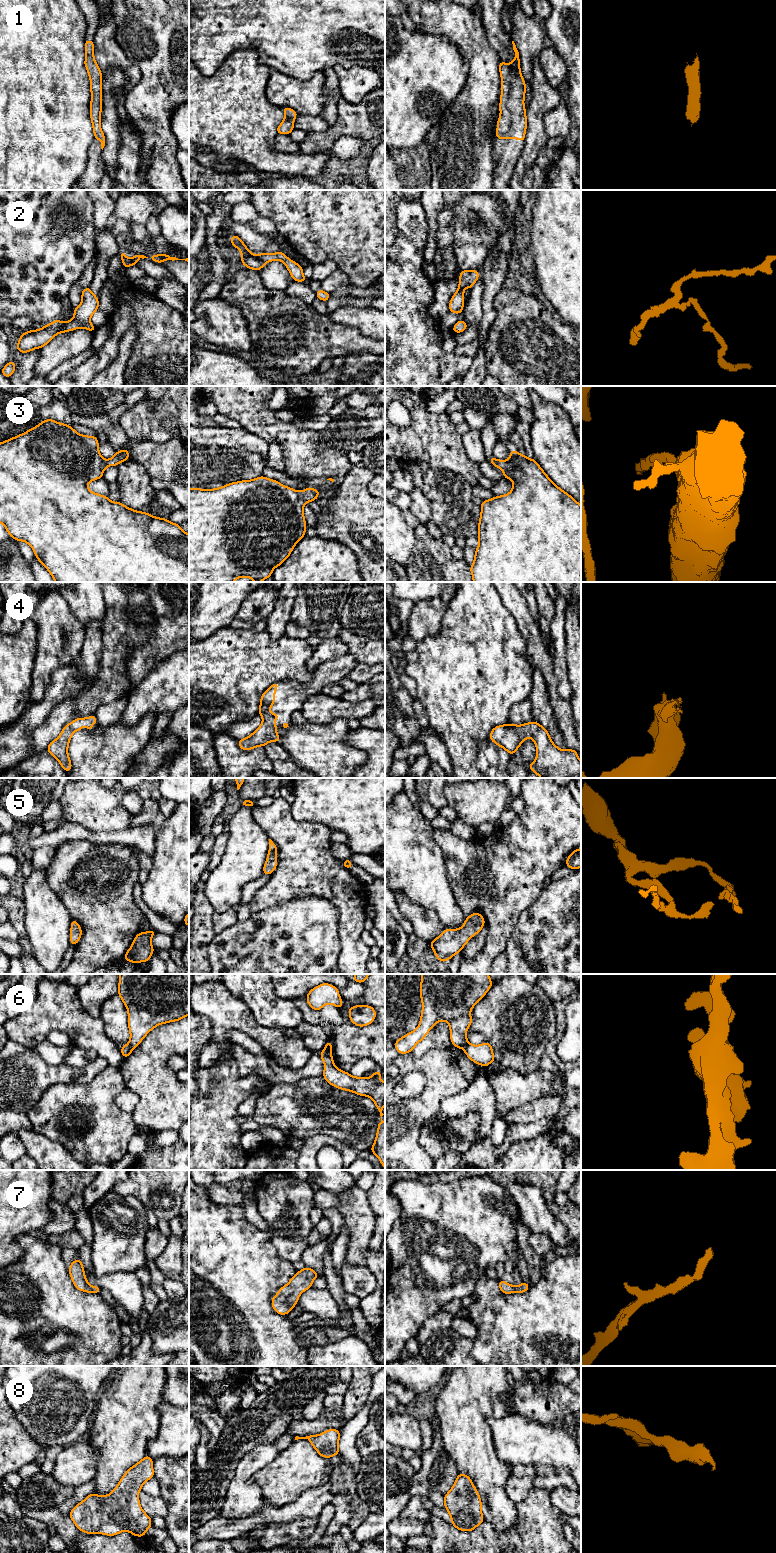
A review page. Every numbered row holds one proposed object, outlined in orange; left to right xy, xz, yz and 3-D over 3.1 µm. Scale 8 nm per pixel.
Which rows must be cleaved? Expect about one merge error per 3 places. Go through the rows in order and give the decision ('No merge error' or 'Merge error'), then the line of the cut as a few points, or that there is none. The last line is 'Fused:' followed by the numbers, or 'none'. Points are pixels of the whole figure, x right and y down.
1: No merge error. No split
2: No merge error. No split
3: No merge error. No split
4: No merge error. No split
5: No merge error. No split
6: Merge error. Split along xz (323, 1050), (331, 1057)
7: No merge error. No split
8: No merge error. No split
Fused: 6

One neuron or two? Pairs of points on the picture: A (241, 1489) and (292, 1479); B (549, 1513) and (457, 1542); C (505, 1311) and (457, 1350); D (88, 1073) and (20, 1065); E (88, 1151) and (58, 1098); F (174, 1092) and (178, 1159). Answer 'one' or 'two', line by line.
A: two
B: one
C: two
D: one
E: one
F: two

